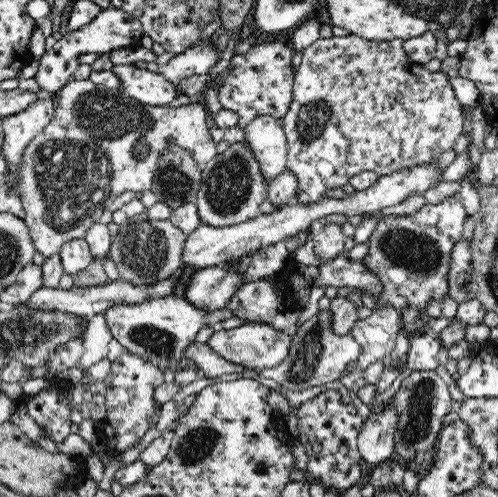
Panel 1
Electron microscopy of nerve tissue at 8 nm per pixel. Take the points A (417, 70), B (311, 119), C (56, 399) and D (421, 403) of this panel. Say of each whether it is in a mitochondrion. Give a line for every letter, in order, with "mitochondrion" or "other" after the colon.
A: other
B: mitochondrion
C: other
D: mitochondrion

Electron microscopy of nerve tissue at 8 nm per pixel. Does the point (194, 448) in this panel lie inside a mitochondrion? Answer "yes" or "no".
yes

